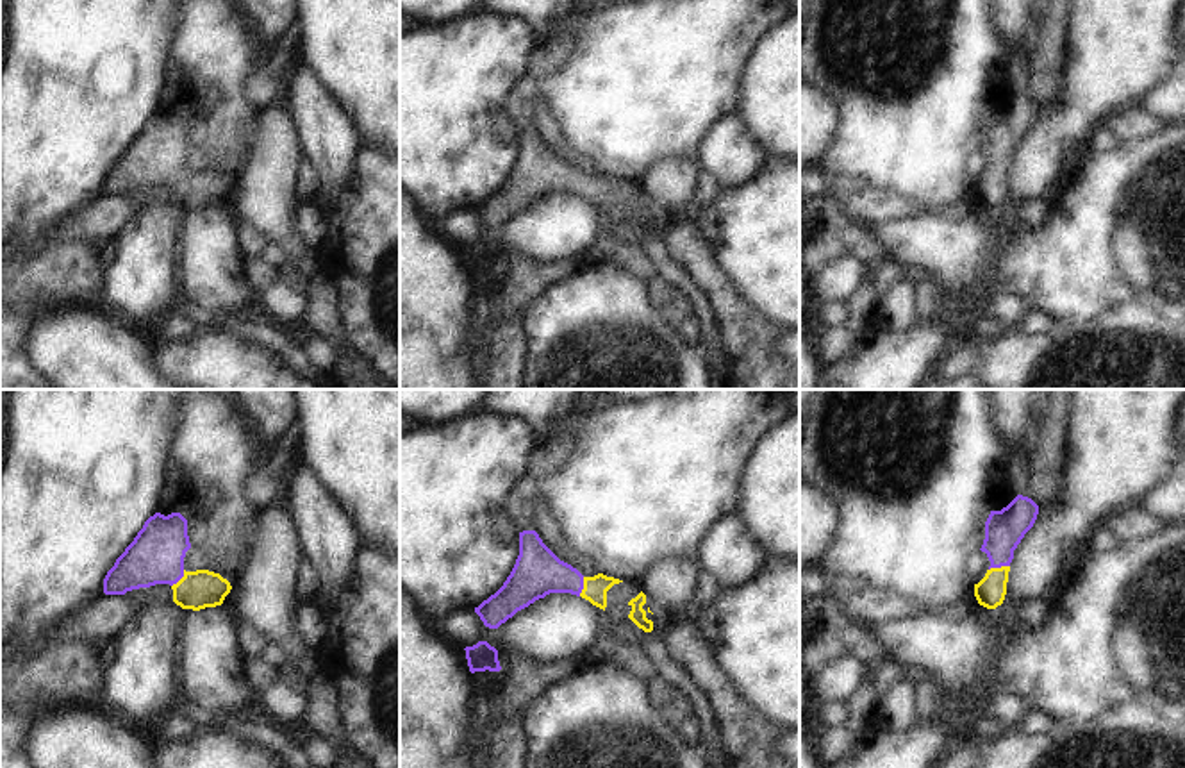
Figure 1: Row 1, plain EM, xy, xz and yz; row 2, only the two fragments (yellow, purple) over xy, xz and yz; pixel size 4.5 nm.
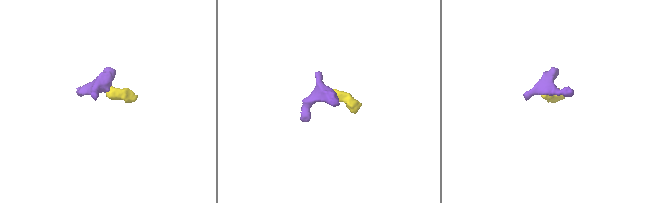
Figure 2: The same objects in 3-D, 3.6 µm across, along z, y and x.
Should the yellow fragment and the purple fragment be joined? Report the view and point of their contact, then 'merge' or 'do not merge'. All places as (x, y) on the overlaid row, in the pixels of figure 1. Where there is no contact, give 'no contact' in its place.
yz (998, 568) | merge

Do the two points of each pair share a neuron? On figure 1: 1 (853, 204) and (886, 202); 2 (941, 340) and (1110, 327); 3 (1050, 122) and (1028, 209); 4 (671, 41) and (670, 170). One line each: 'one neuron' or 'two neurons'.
1: one neuron
2: two neurons
3: two neurons
4: two neurons

